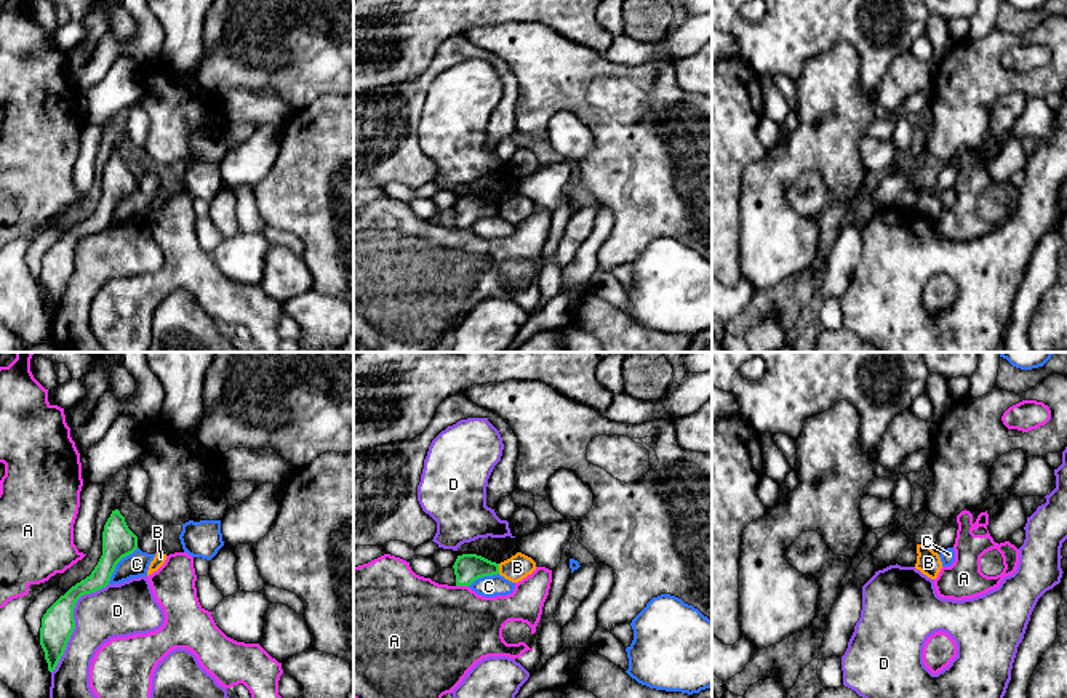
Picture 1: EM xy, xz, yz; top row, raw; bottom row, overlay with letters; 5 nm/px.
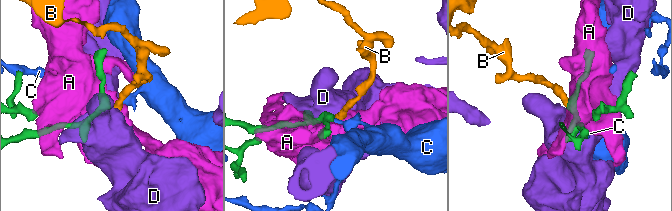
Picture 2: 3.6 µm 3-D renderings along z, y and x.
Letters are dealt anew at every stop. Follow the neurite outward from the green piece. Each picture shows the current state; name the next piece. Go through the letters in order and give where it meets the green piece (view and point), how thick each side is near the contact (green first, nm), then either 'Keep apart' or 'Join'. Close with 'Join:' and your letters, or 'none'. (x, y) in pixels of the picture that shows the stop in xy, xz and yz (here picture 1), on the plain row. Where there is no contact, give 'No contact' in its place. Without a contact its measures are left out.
A: Touches green at xz (463, 226). Thickness 140 nm (green) against 460 nm. Keep apart
B: Touches green at xz (498, 210). Thickness 140 nm (green) against 120 nm. Keep apart
C: Touches green at xy (117, 204). Thickness 160 nm (green) against 120 nm. Keep apart
D: Touches green at xy (74, 263). Thickness 170 nm (green) against 280 nm. Keep apart
Join: none

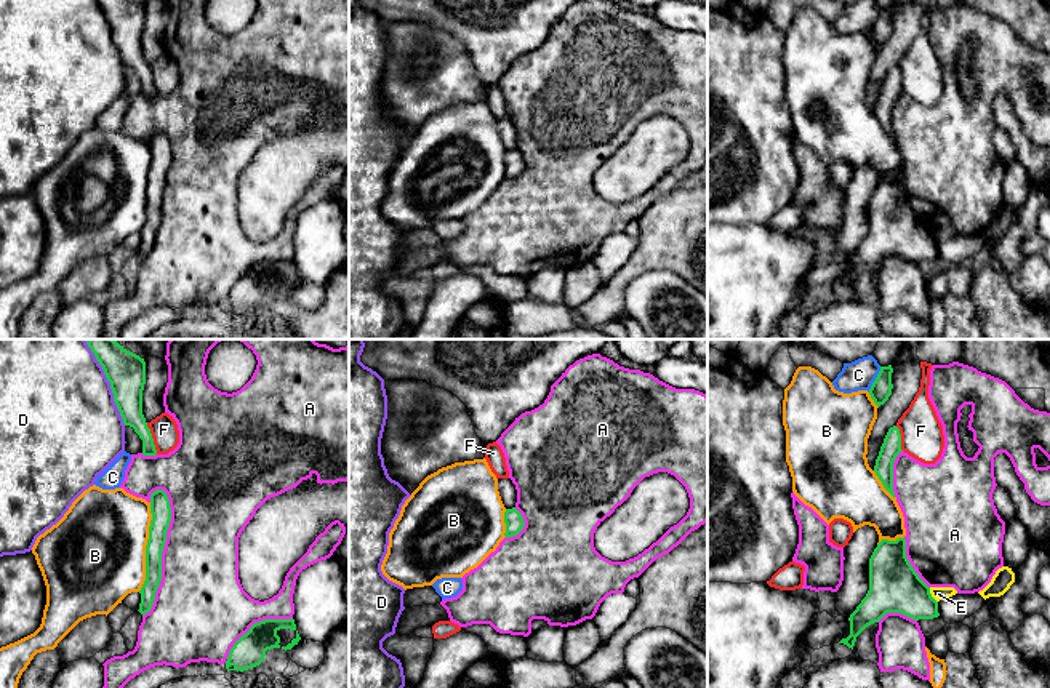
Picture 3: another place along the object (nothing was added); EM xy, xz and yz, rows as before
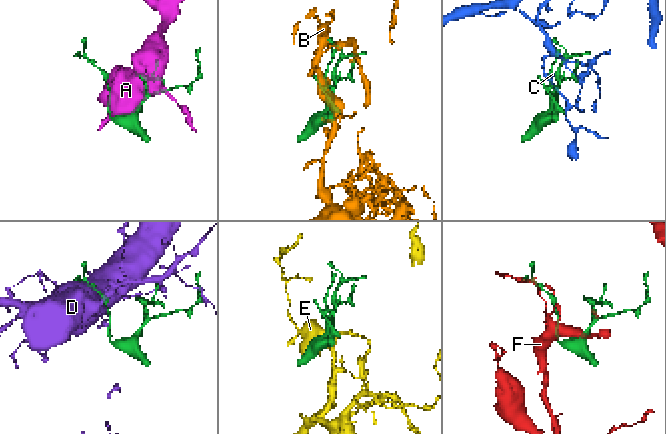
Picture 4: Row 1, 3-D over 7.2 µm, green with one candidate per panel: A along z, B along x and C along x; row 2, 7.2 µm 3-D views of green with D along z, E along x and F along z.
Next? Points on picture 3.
A: Touches green at xy (162, 192). Thickness 100 nm (green) against 380 nm. Keep apart
B: Touches green at xy (146, 189). Thickness 100 nm (green) against 500 nm. Keep apart
C: Touches green at yz (876, 21). Thickness 110 nm (green) against 150 nm. Keep apart
D: Touches green at xy (112, 34). Thickness 190 nm (green) against 480 nm. Keep apart
E: Touches green at yz (930, 237). Thickness 260 nm (green) against 70 nm. Keep apart
F: Touches green at xy (152, 80). Thickness 140 nm (green) against 140 nm. Keep apart
Join: none

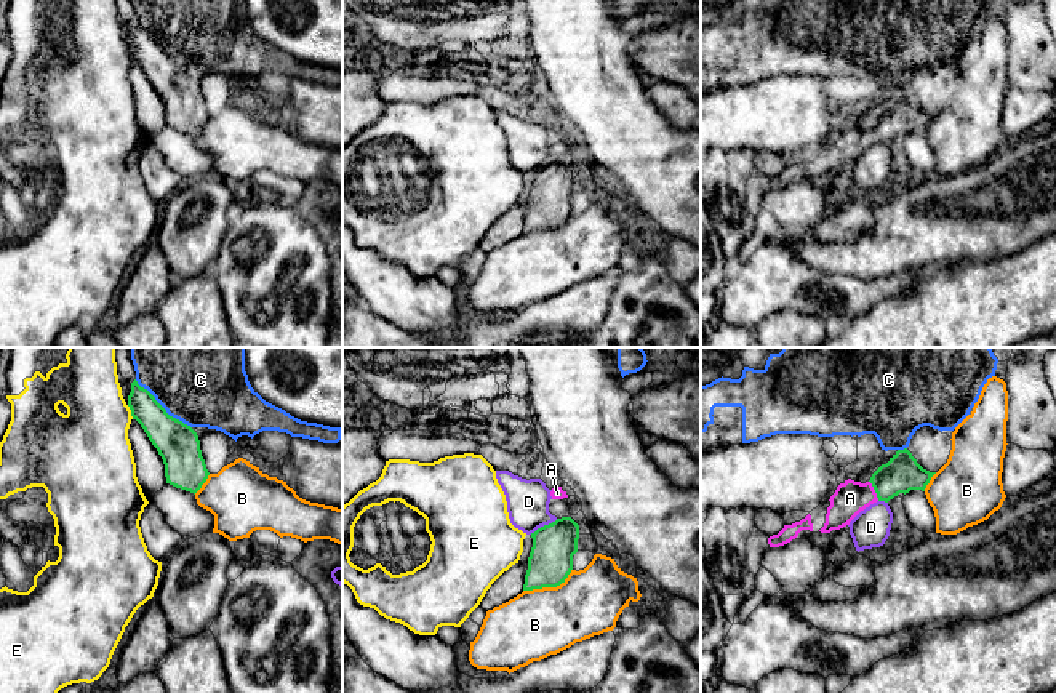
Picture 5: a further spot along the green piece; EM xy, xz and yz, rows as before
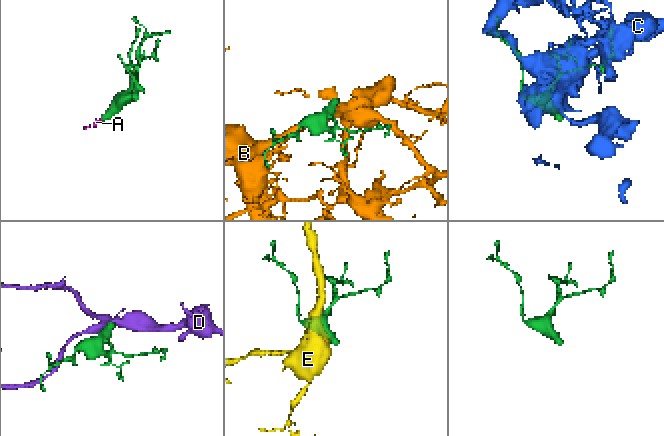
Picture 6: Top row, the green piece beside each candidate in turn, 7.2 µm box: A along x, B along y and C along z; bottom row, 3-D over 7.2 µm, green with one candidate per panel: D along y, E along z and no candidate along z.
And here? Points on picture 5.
A: Touches green at yz (874, 130). Thickness 190 nm (green) against 170 nm. Join
B: Touches green at xz (549, 228). Thickness 220 nm (green) against 340 nm. Keep apart
C: Touches green at xy (162, 48). Thickness 220 nm (green) against 360 nm. Keep apart
D: Touches green at xz (544, 167). Thickness 220 nm (green) against 200 nm. Keep apart
E: Touches green at xy (132, 53). Thickness 200 nm (green) against 360 nm. Keep apart
Join: A

